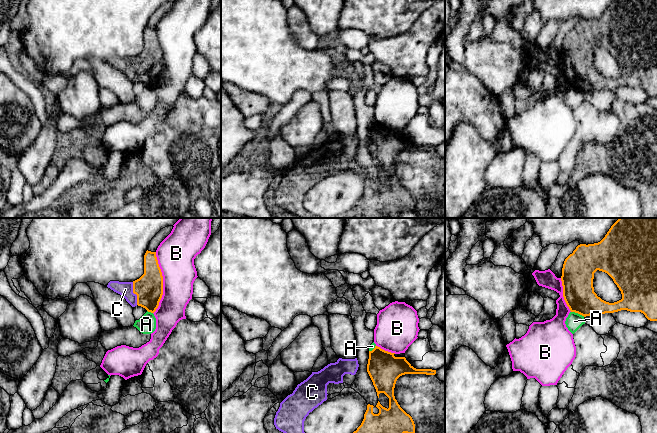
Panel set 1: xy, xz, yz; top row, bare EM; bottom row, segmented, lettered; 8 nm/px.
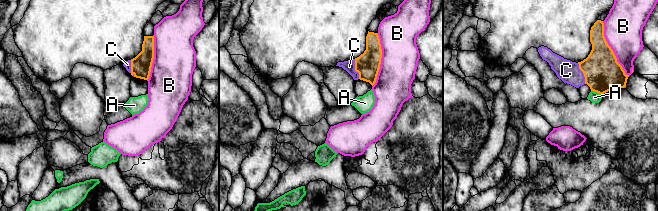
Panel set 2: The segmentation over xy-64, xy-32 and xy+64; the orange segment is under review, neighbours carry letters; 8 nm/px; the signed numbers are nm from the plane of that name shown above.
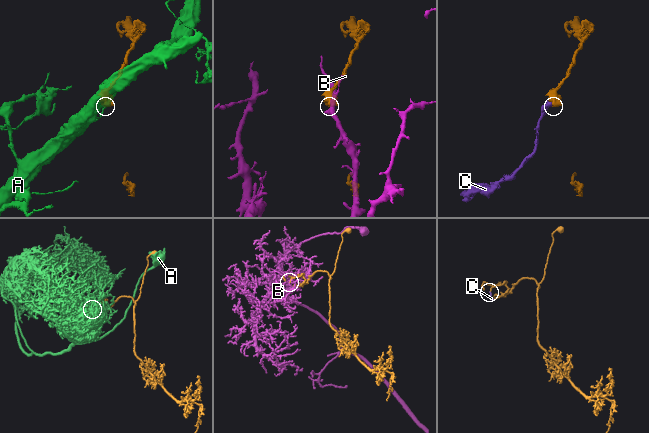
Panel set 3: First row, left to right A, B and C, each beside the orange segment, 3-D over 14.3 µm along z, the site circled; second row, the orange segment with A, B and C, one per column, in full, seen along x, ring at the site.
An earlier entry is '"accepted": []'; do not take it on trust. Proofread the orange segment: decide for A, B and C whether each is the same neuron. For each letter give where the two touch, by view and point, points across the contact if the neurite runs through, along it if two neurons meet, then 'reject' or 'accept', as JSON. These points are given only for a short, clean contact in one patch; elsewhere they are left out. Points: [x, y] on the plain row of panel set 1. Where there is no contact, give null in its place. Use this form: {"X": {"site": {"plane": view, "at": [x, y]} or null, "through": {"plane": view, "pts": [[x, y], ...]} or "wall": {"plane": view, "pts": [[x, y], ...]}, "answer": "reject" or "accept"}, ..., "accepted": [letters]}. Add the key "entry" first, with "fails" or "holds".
{"entry": "fails", "A": {"site": {"plane": "yz", "at": [578, 89]}, "wall": {"plane": "yz", "pts": [[571, 87], [584, 92]]}, "answer": "reject"}, "B": {"site": {"plane": "xy", "at": [162, 59]}, "answer": "reject"}, "C": {"site": {"plane": "xy", "at": [134, 69]}, "answer": "accept"}, "accepted": ["C"]}

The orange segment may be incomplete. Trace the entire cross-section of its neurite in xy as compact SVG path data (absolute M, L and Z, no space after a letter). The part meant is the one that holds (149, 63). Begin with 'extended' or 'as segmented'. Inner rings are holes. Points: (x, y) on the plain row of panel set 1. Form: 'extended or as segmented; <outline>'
extended; M146 27L144 50L133 58L110 57L108 64L120 70L132 82L141 82L154 89L163 71L163 52L156 28Z

